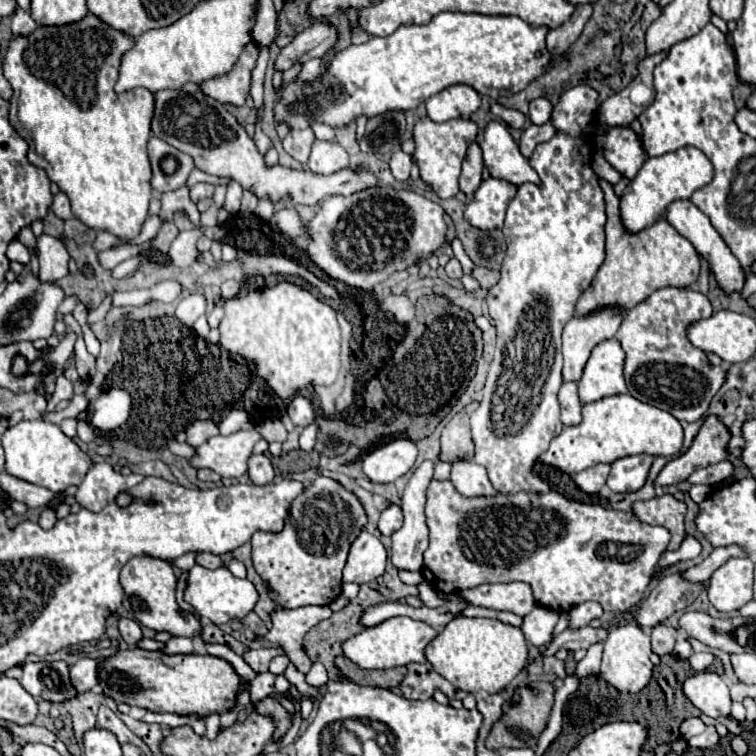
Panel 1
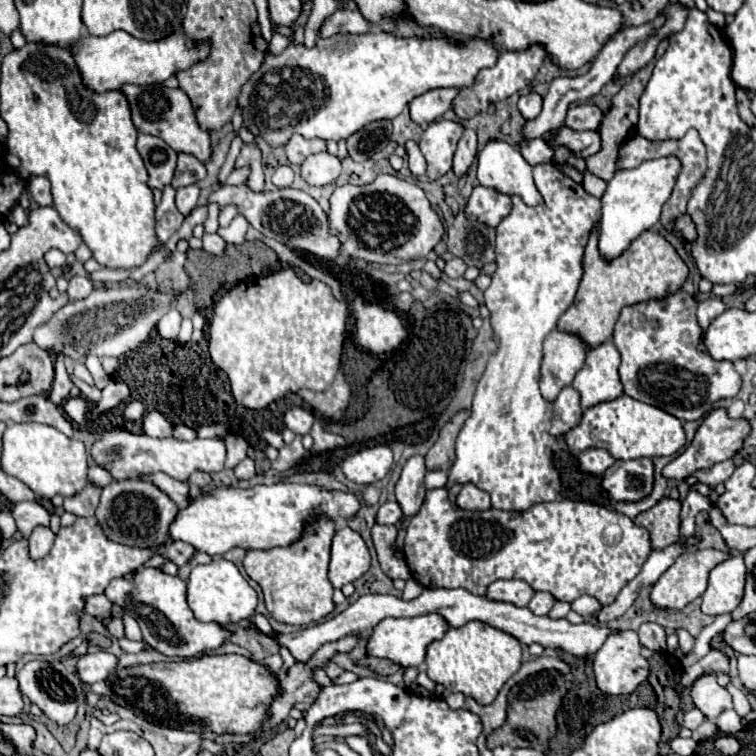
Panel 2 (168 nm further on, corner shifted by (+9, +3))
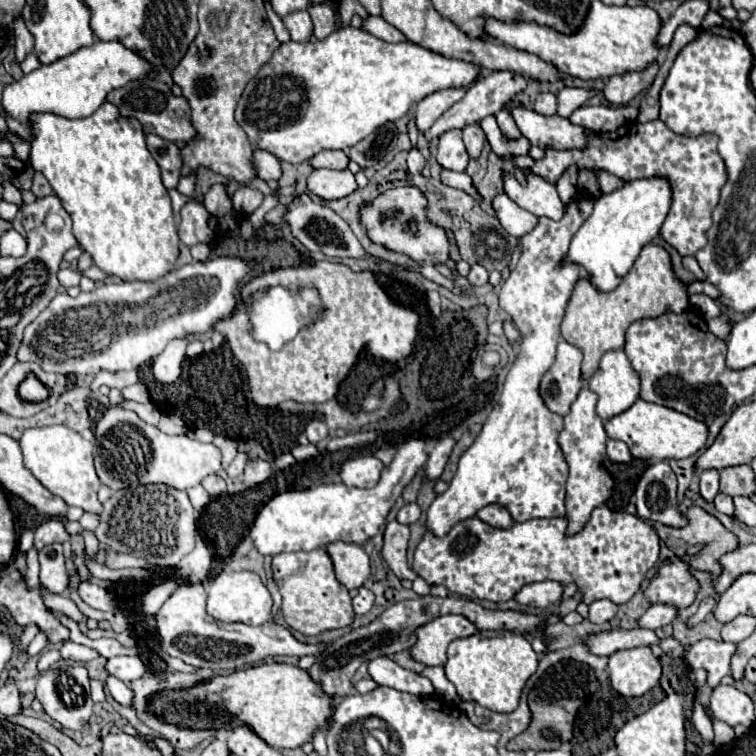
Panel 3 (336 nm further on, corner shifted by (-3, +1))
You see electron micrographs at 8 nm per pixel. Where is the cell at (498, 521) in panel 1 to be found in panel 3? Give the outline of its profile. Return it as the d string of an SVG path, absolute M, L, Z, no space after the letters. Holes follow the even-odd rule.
M606 505L596 507L596 509L592 511L592 517L590 517L590 521L586 523L586 527L582 529L582 533L578 533L578 535L574 535L574 537L566 537L566 535L564 535L566 525L568 525L568 521L566 521L564 517L560 517L560 519L530 519L530 521L524 521L524 523L514 523L510 529L496 529L496 527L490 527L488 523L480 521L478 517L470 517L470 519L464 519L464 521L456 523L444 537L436 537L436 535L432 535L432 533L424 533L420 545L418 545L416 551L414 551L414 557L416 557L416 569L414 569L414 571L416 571L416 575L420 575L428 585L444 585L444 587L448 589L448 593L452 593L452 595L462 595L462 597L468 597L468 599L486 599L486 601L494 601L494 603L498 603L498 601L510 601L524 585L536 583L536 581L546 581L546 579L560 581L560 583L564 583L564 585L576 581L578 591L582 591L584 603L588 603L588 605L594 603L596 599L610 599L610 601L616 603L616 605L622 605L622 603L630 601L632 595L640 589L640 583L644 581L646 571L658 561L660 541L658 541L656 531L652 529L652 525L648 525L646 521L642 521L642 519L636 517L636 515L612 511L612 509L608 509Z

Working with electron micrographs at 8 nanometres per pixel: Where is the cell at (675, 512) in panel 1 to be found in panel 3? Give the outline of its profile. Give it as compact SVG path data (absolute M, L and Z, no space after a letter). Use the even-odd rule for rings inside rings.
M694 505L694 507L690 507L686 513L688 513L688 519L690 519L688 527L684 527L684 529L672 529L672 527L658 525L658 537L672 549L672 553L676 553L676 555L680 555L680 557L684 557L684 553L686 553L686 549L688 549L690 545L704 543L706 549L704 549L698 557L688 557L688 561L692 563L694 569L706 571L706 573L710 573L710 575L714 575L714 577L720 575L720 573L722 573L720 557L722 557L724 553L734 551L734 549L738 547L738 537L736 537L732 531L728 531L714 515L706 513L702 507L696 507L696 505Z

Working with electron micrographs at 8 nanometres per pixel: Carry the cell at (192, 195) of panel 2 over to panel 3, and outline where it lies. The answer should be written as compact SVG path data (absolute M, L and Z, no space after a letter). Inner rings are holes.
M186 203L182 207L178 235L180 235L180 241L188 247L196 243L210 243L212 229L208 227L208 211L204 209L204 205Z

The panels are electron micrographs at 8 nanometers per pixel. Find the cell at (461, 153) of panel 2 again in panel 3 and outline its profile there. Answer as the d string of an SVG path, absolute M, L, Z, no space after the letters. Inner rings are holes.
M478 123L466 125L466 127L462 129L462 139L464 139L464 145L466 145L466 149L468 149L468 155L470 155L472 159L476 159L476 157L480 155L480 151L482 151L482 145L484 145L484 139L486 139L484 131L480 129L480 125L478 125Z

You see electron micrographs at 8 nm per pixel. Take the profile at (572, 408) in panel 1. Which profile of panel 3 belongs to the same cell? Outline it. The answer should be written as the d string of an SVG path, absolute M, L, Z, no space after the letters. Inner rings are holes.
M582 387L582 391L578 393L578 399L572 403L570 413L564 417L564 429L558 439L562 453L570 465L570 475L566 481L566 519L568 519L566 535L568 537L580 533L588 523L590 513L596 507L604 505L614 491L614 479L604 467L608 437L606 437L602 419L594 411L596 401L598 401L598 395L588 387Z

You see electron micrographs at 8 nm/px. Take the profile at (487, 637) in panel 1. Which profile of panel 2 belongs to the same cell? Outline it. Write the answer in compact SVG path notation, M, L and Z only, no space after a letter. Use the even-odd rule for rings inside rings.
M468 621L458 629L450 627L442 639L432 641L426 649L428 677L436 683L442 683L450 691L460 691L468 697L474 697L480 705L492 703L502 685L520 669L520 665L520 641L482 621Z

